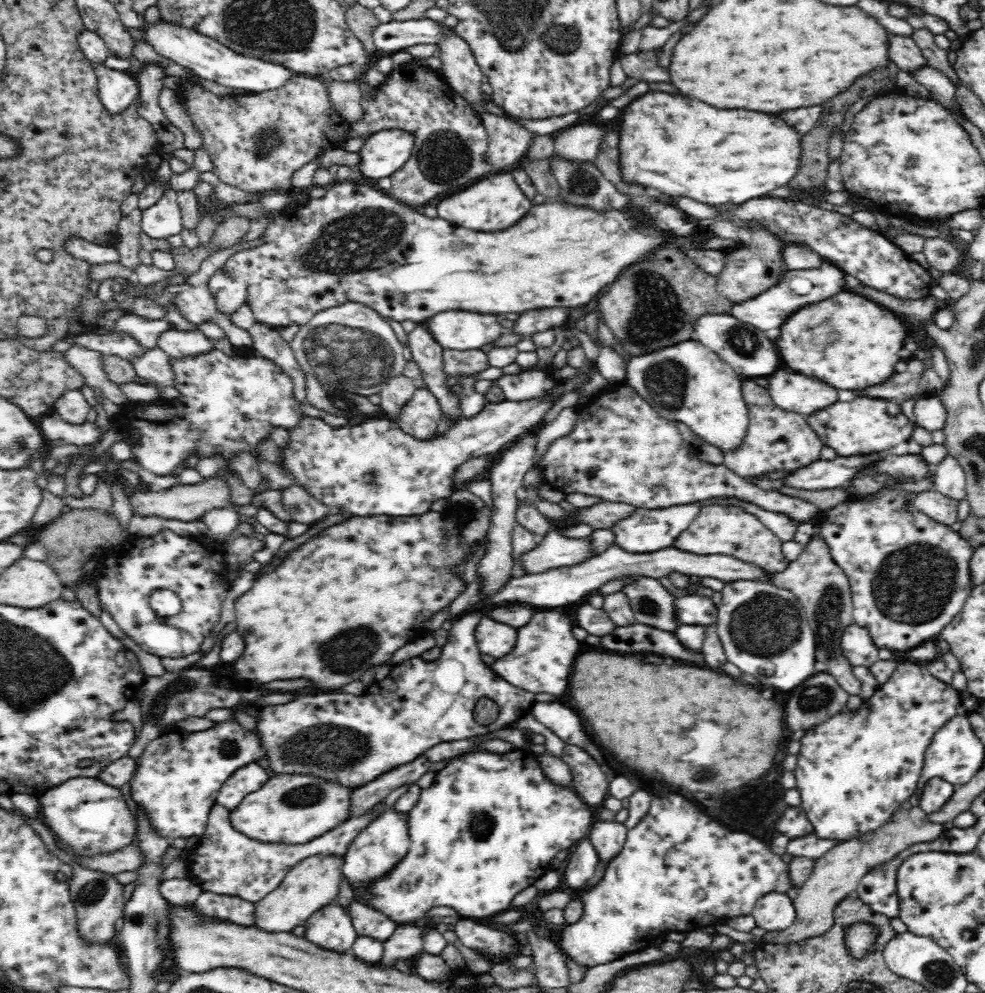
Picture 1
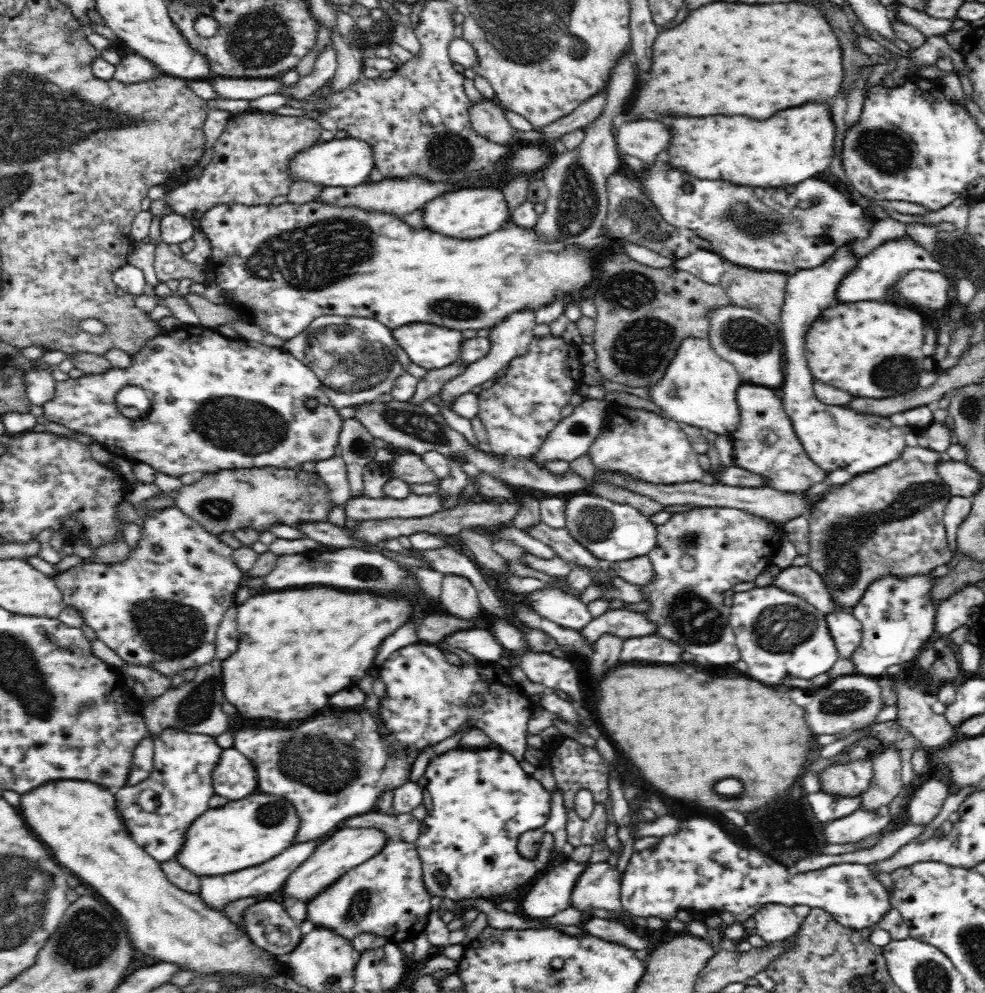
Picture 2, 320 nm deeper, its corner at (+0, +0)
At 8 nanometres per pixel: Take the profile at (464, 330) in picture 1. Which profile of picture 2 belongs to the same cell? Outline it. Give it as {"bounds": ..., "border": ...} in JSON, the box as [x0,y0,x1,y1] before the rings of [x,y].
{"bounds":[392,324,465,373],"border":[[[408,324],[406,328],[392,330],[392,337],[396,344],[406,352],[410,362],[420,366],[423,373],[456,363],[460,356],[460,346],[465,340],[460,331],[435,324]]]}

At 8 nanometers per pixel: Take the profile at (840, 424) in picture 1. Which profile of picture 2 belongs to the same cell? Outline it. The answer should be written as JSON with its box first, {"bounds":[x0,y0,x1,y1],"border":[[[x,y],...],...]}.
{"bounds":[778,240,908,477],"border":[[[851,240],[839,246],[823,265],[787,275],[785,303],[779,318],[781,326],[778,328],[784,340],[784,360],[786,360],[784,366],[786,380],[783,380],[781,386],[782,402],[796,437],[814,464],[827,474],[844,471],[847,477],[870,473],[896,460],[907,448],[908,434],[908,428],[900,428],[884,416],[868,416],[856,414],[854,410],[848,408],[836,410],[834,406],[824,406],[820,400],[816,400],[812,392],[814,376],[810,374],[806,364],[804,338],[812,322],[818,320],[818,316],[822,316],[822,310],[830,308],[836,302],[839,284],[847,274],[855,271],[858,261],[863,257],[853,252],[854,243],[855,240]]]}

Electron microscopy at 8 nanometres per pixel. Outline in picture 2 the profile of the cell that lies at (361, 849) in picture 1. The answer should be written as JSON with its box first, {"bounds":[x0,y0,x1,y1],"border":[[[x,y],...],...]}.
{"bounds":[307,840,433,942],"border":[[[392,840],[376,855],[349,869],[307,904],[307,920],[353,942],[362,933],[386,937],[387,942],[412,942],[425,930],[433,910],[424,884],[422,861],[414,843]]]}

